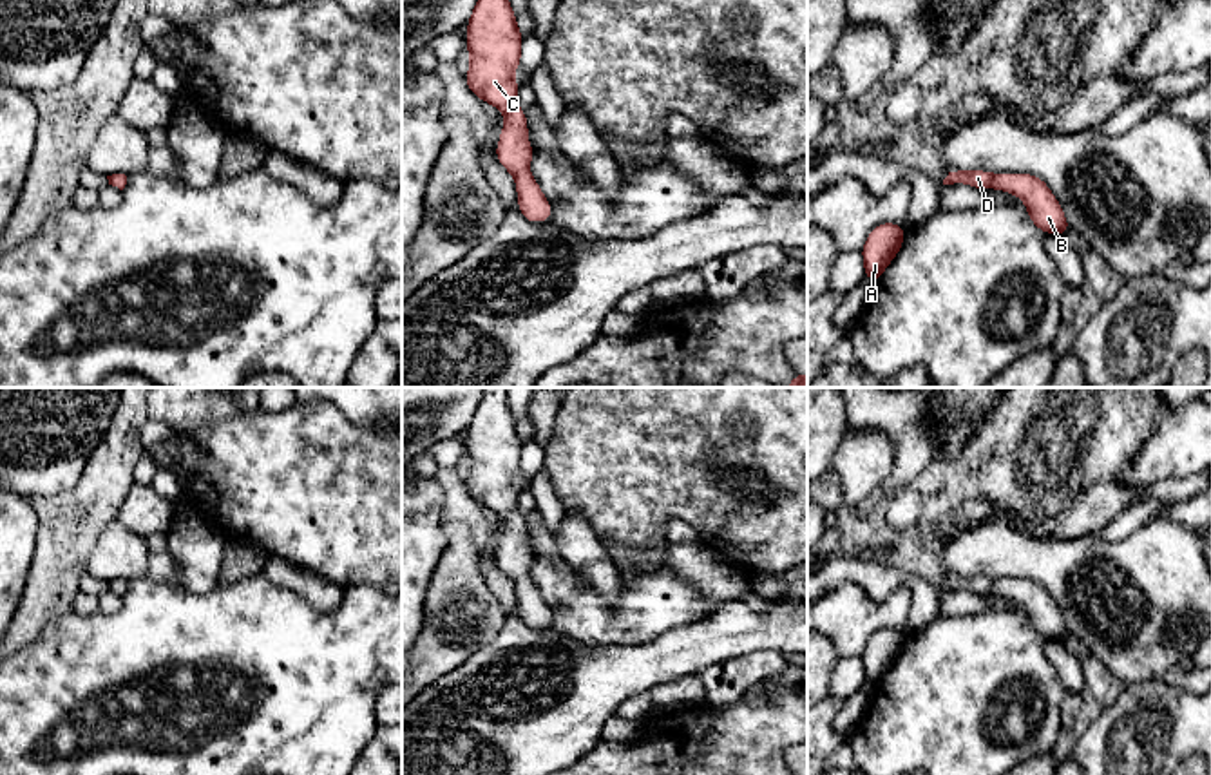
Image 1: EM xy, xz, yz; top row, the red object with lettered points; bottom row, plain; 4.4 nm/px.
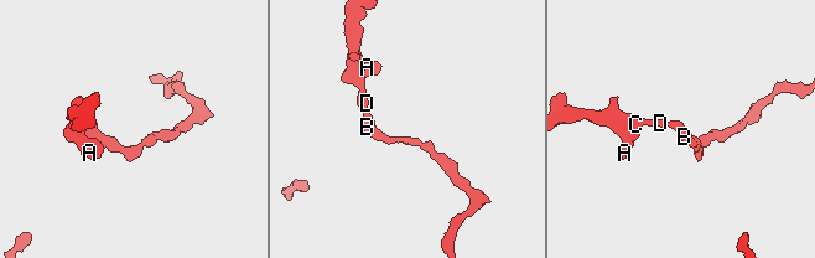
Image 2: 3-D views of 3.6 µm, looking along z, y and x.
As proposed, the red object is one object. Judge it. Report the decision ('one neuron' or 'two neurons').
one neuron

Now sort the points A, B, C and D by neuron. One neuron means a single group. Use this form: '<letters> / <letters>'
A B C D

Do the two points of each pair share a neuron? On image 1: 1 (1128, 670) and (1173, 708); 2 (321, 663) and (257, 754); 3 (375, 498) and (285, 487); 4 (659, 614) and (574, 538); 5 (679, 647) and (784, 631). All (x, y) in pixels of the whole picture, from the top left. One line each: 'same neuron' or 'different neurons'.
1: different neurons
2: same neuron
3: same neuron
4: different neurons
5: same neuron

